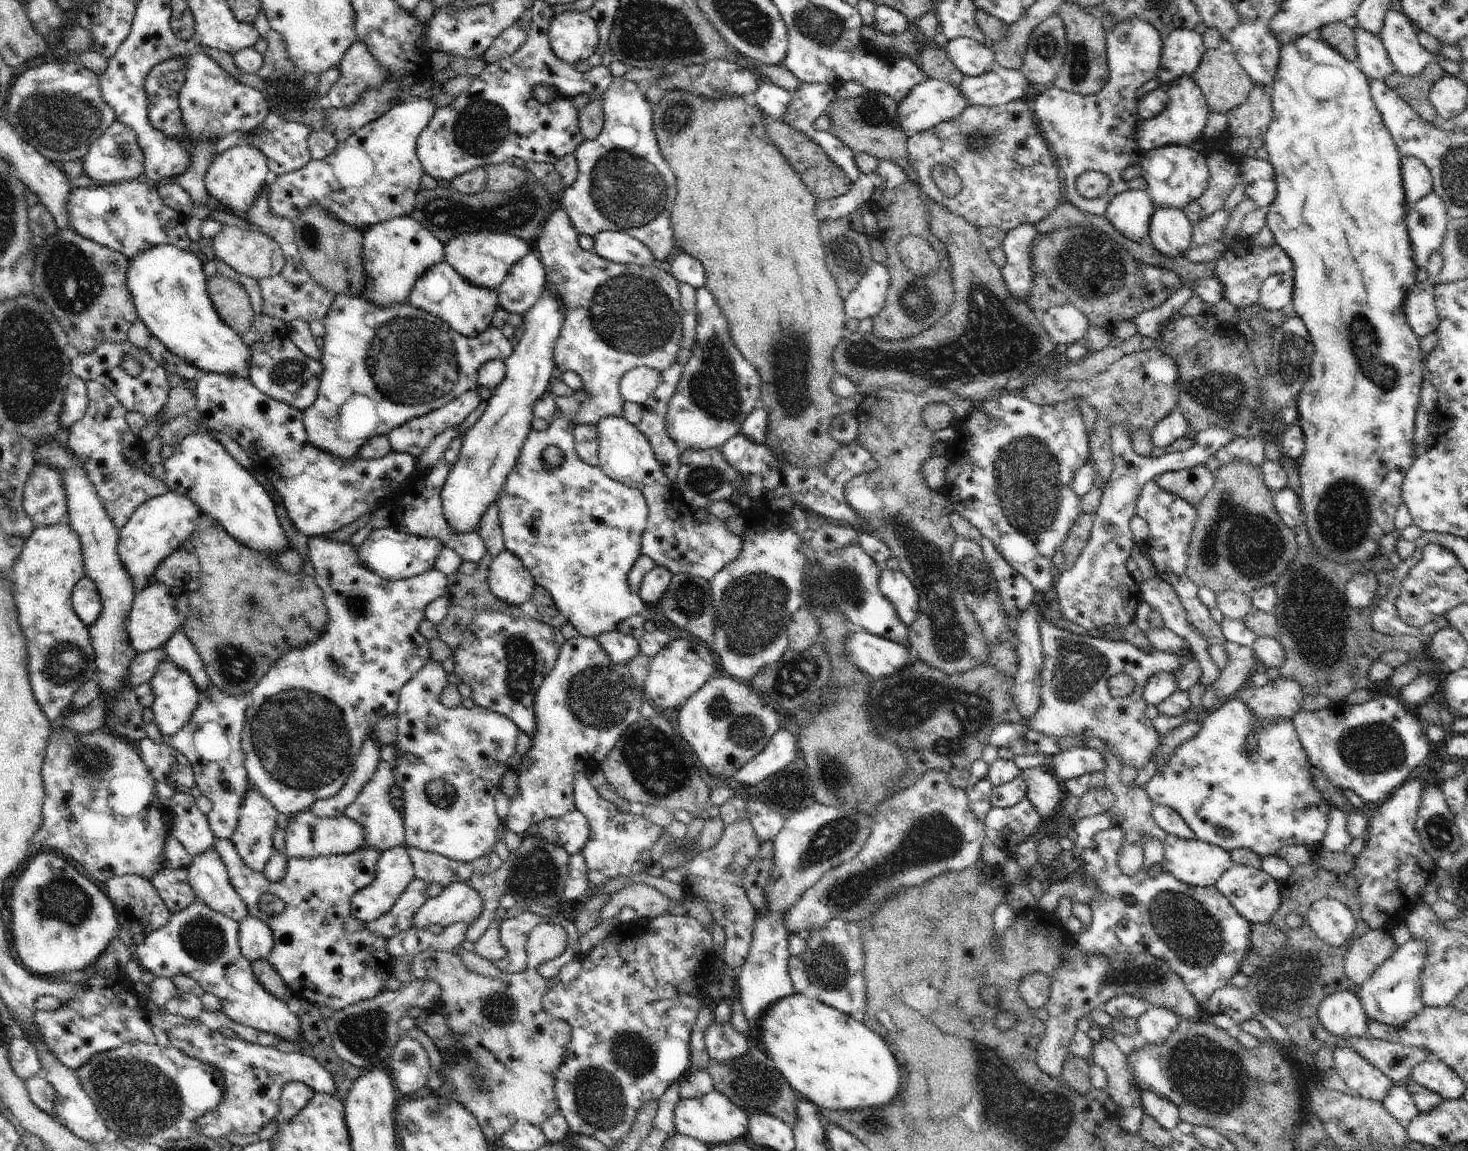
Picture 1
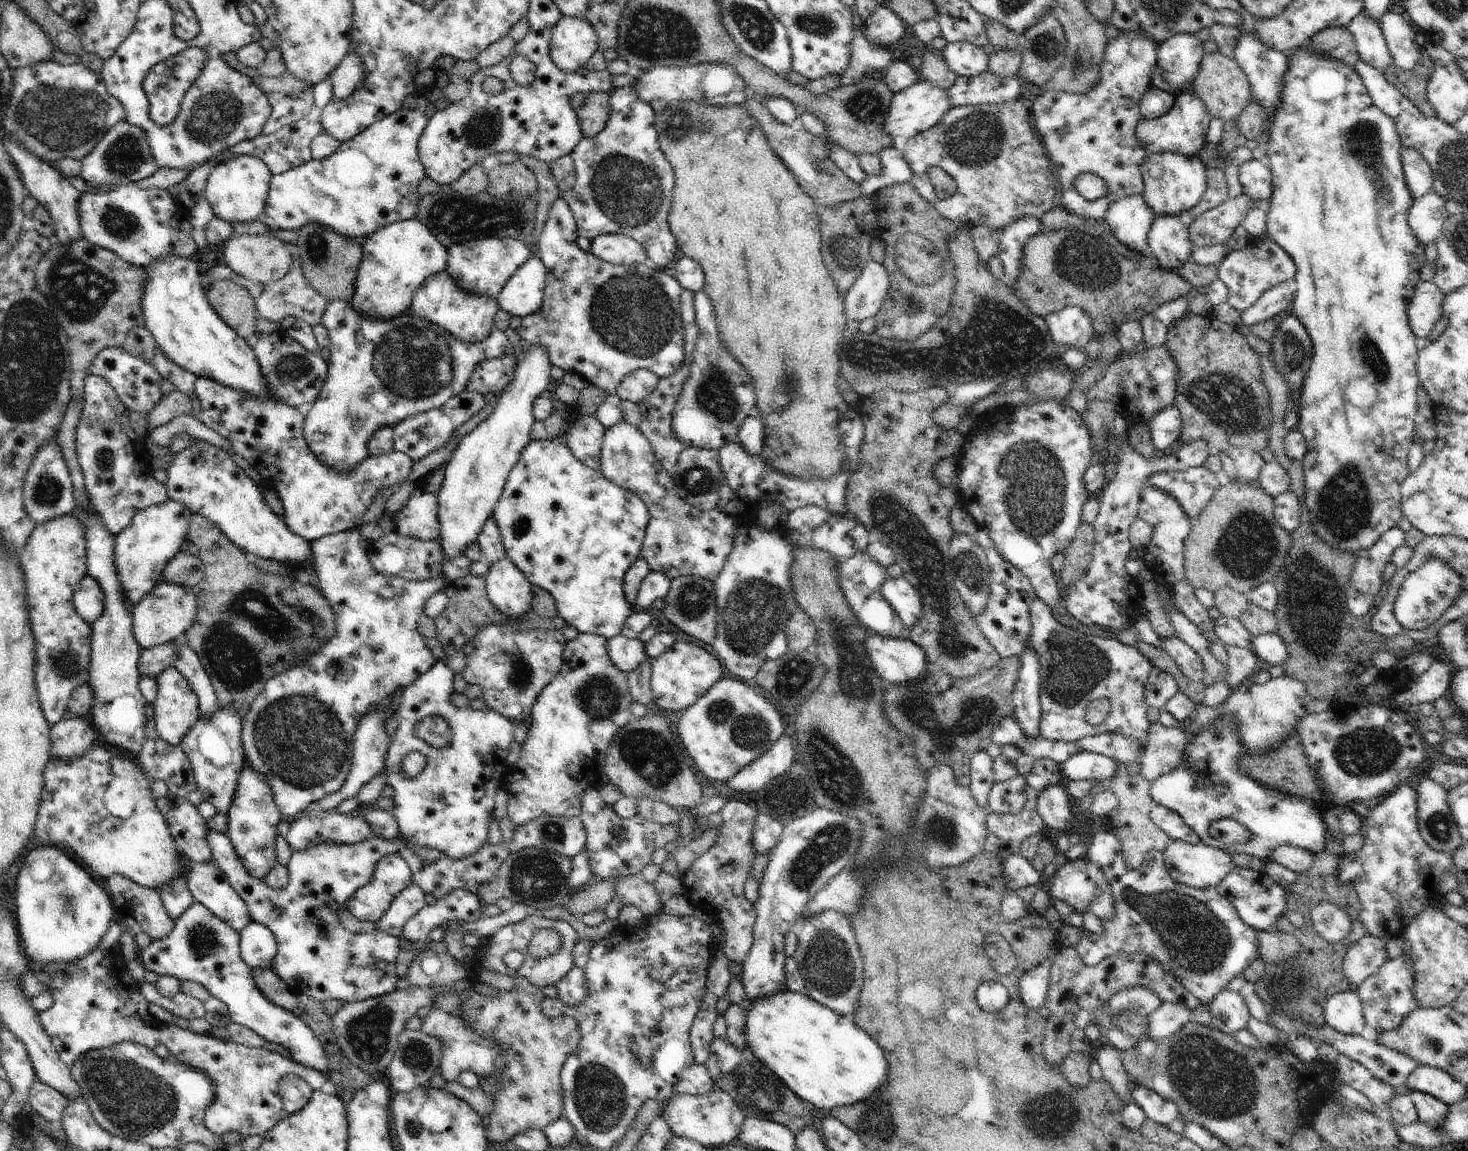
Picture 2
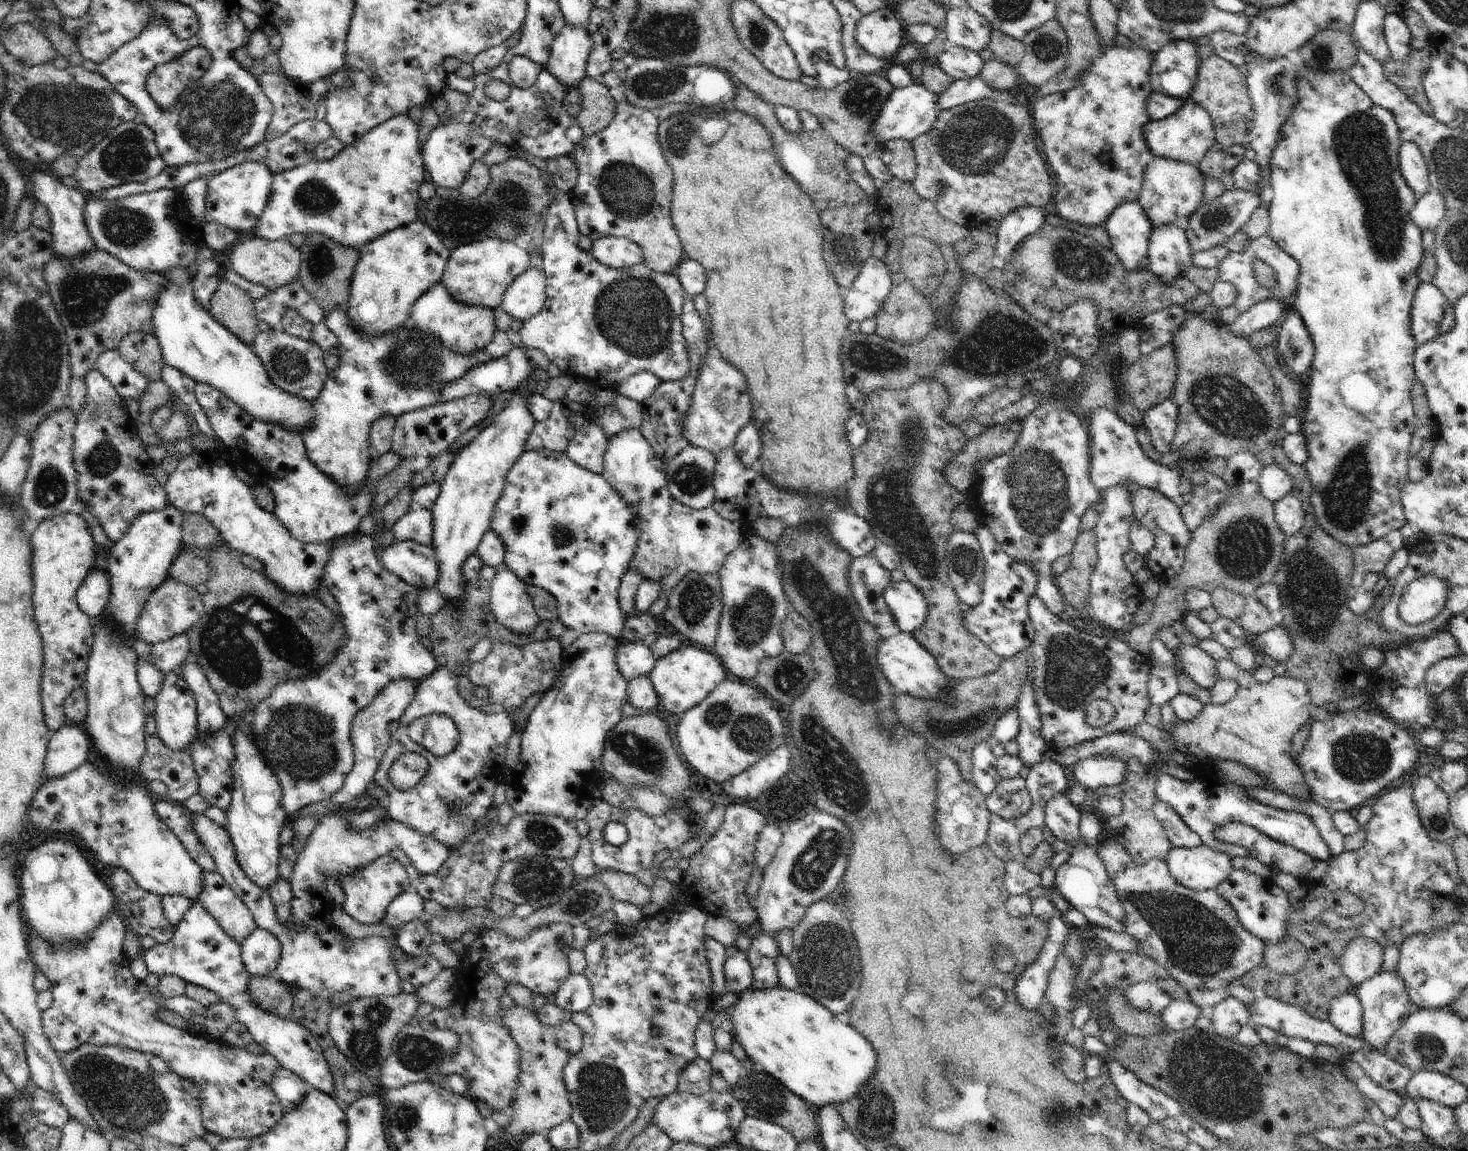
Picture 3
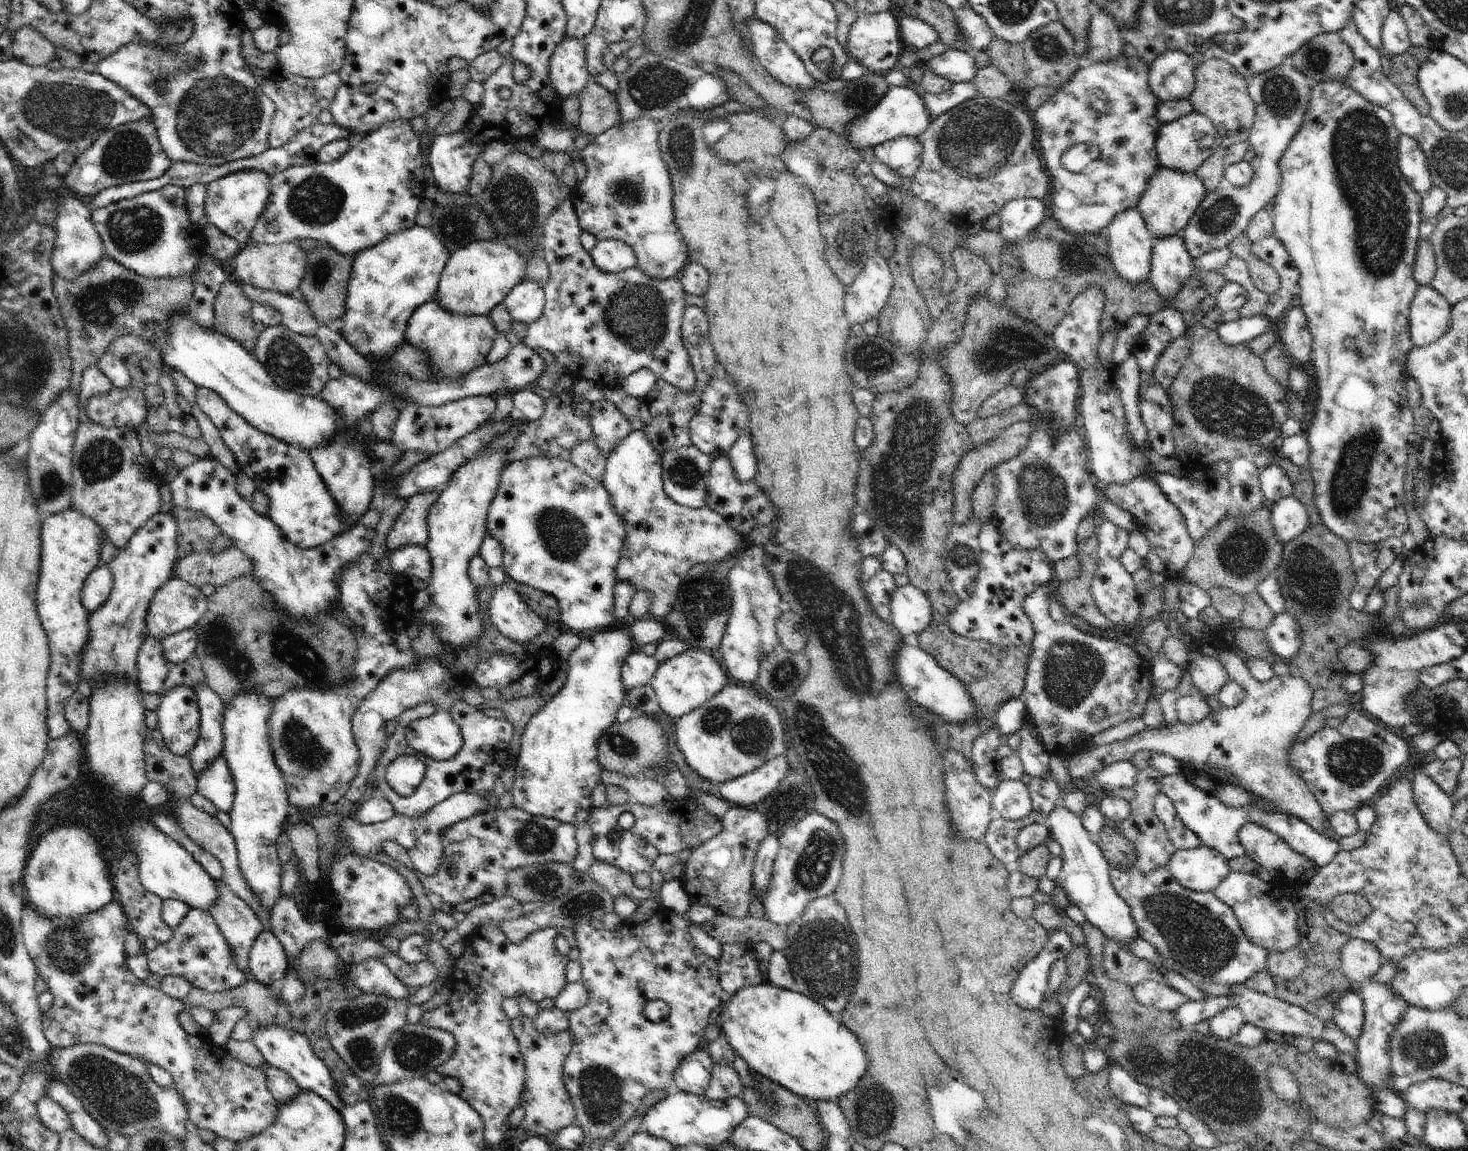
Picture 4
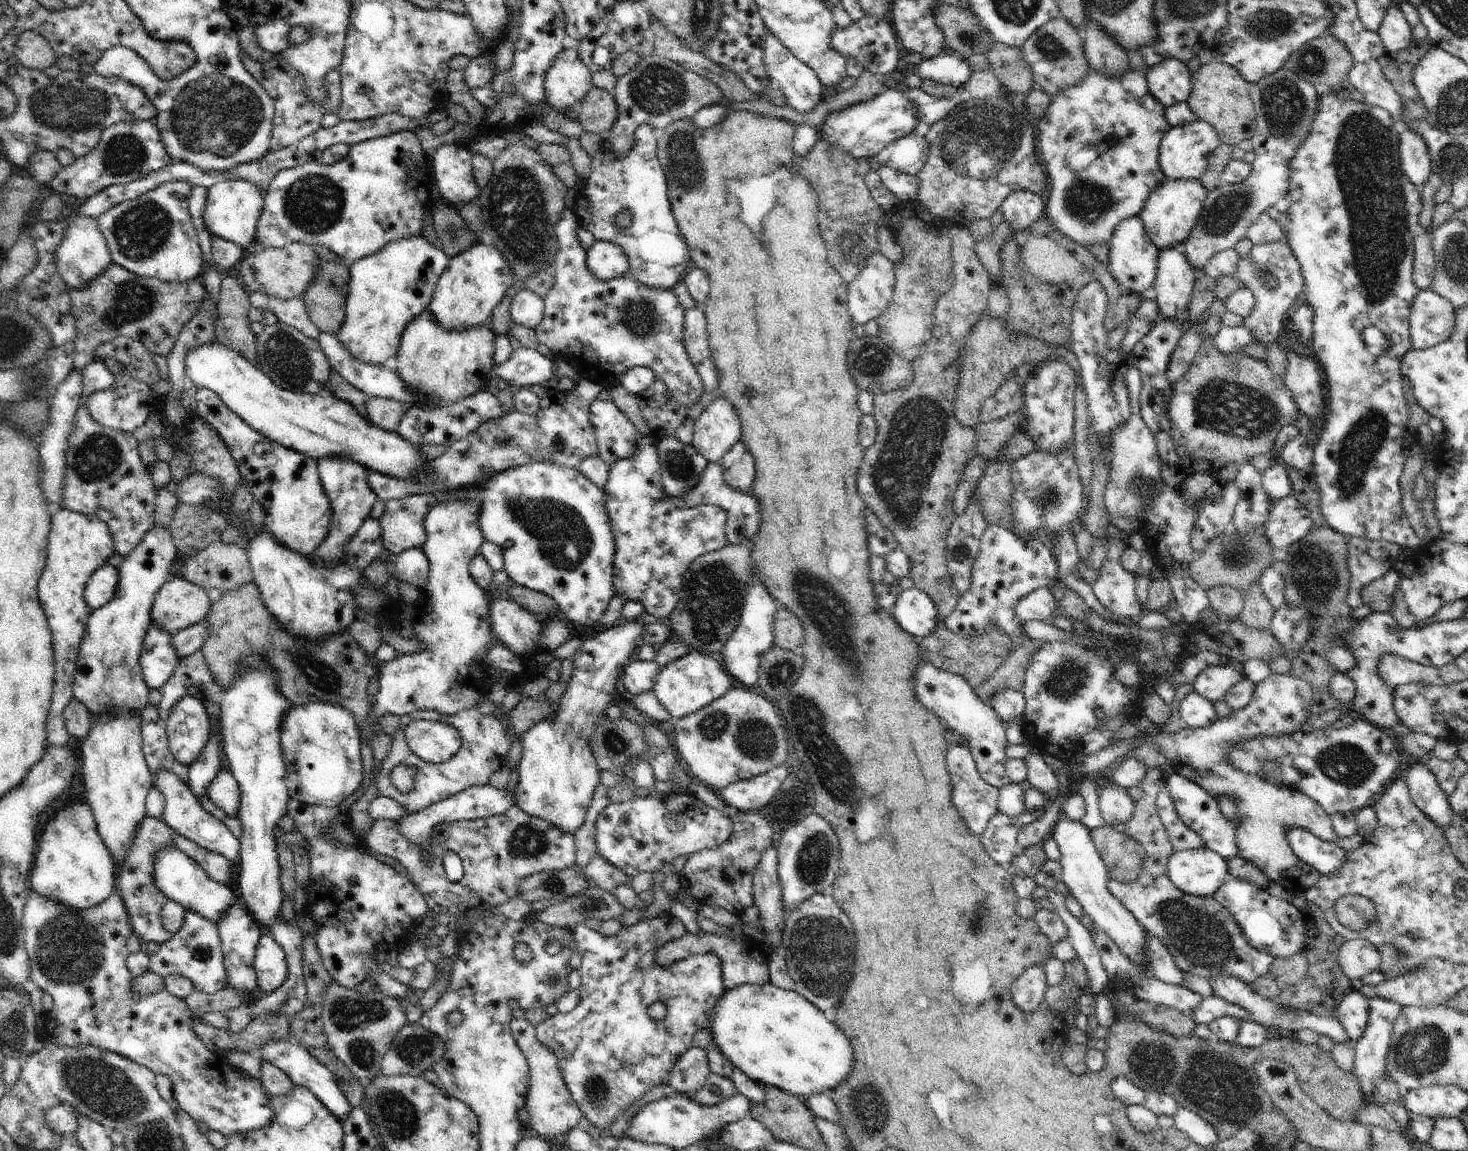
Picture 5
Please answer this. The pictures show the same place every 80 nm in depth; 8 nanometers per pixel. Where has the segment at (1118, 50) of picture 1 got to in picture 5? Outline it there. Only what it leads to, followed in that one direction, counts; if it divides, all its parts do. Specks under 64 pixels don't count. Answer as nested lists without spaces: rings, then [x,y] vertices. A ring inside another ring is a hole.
[[[1092,69],[1084,82],[1052,97],[1037,125],[1037,150],[1051,188],[1044,216],[1058,232],[1085,247],[1088,244],[1110,246],[1118,224],[1139,215],[1148,197],[1165,181],[1159,163],[1159,146],[1172,127],[1166,120],[1165,106],[1148,92],[1145,74],[1130,70],[1121,79],[1109,79]]]

